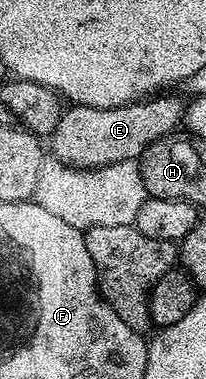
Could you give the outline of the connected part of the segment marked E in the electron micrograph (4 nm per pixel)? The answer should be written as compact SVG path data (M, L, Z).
M146 96L137 102L127 102L124 106L113 106L112 108L92 108L91 106L71 105L69 108L63 109L62 118L56 124L53 134L49 135L50 142L49 153L53 157L59 158L65 166L72 166L75 170L95 170L98 166L111 166L117 162L134 162L141 158L143 151L148 149L152 143L160 138L164 138L175 133L177 126L181 127L184 122L184 102L181 97L178 98L162 98L166 96Z

